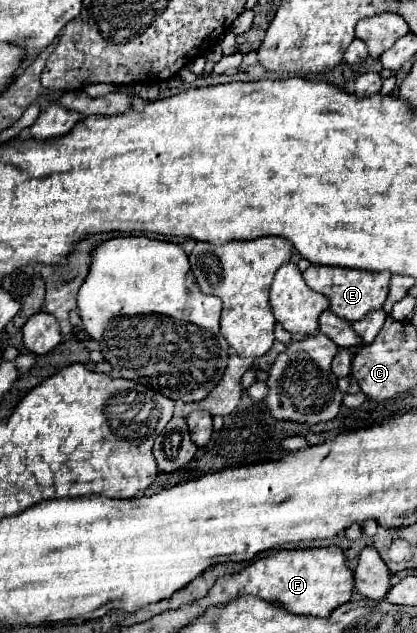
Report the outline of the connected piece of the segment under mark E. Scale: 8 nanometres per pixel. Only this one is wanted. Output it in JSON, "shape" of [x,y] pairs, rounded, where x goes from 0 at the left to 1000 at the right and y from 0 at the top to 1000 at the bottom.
{"shape":[[[743,420],[729,430],[734,449],[787,468],[791,474],[791,490],[839,509],[863,506],[897,487],[916,487],[926,464],[930,464],[930,445],[935,445],[935,430],[859,430],[859,427],[825,427],[825,423],[801,423],[801,420]]]}

